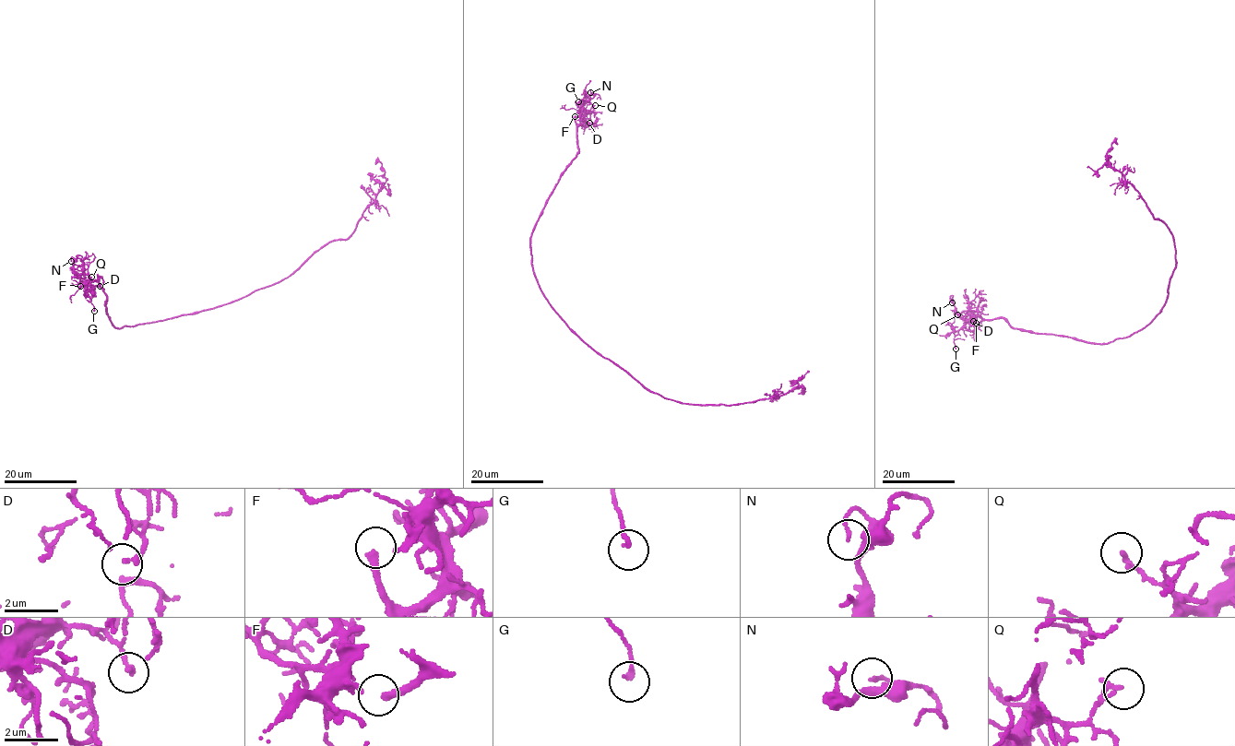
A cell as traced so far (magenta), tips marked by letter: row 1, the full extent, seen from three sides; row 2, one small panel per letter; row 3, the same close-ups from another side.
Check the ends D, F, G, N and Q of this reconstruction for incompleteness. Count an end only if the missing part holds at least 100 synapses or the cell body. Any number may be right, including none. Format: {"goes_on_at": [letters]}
{"goes_on_at": ["F"]}

